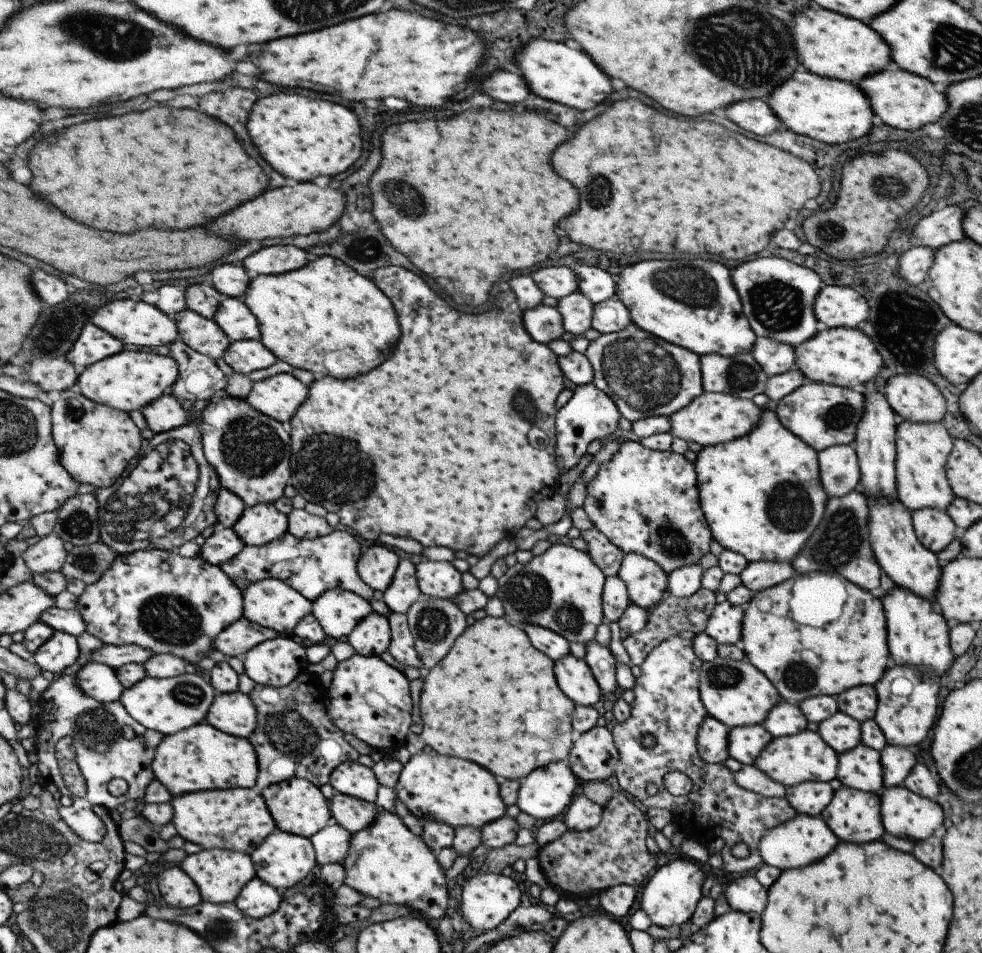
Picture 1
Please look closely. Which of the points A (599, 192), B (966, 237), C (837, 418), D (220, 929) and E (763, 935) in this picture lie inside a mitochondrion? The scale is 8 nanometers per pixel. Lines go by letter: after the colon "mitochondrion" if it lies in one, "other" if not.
A: mitochondrion
B: other
C: mitochondrion
D: mitochondrion
E: other

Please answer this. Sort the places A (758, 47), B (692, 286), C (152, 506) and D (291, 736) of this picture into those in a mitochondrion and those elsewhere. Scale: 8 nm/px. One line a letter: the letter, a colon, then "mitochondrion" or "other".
A: mitochondrion
B: mitochondrion
C: mitochondrion
D: mitochondrion

